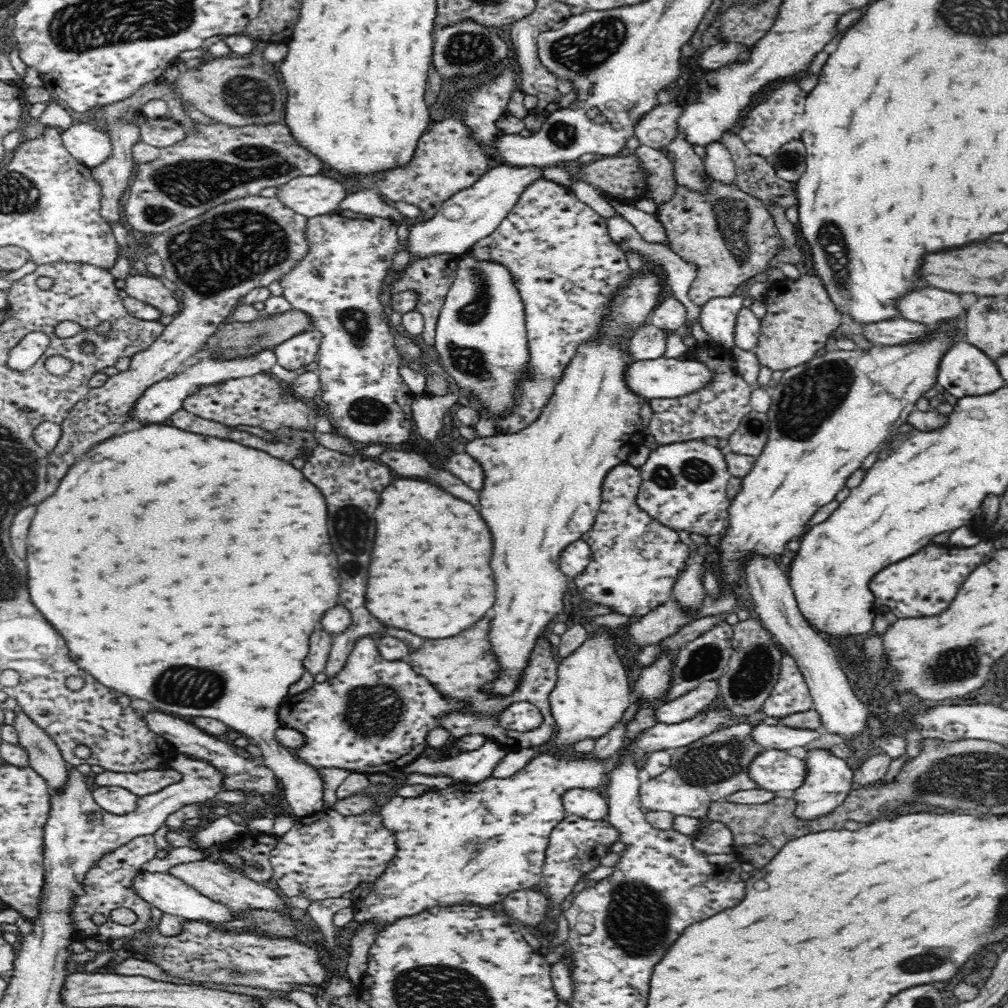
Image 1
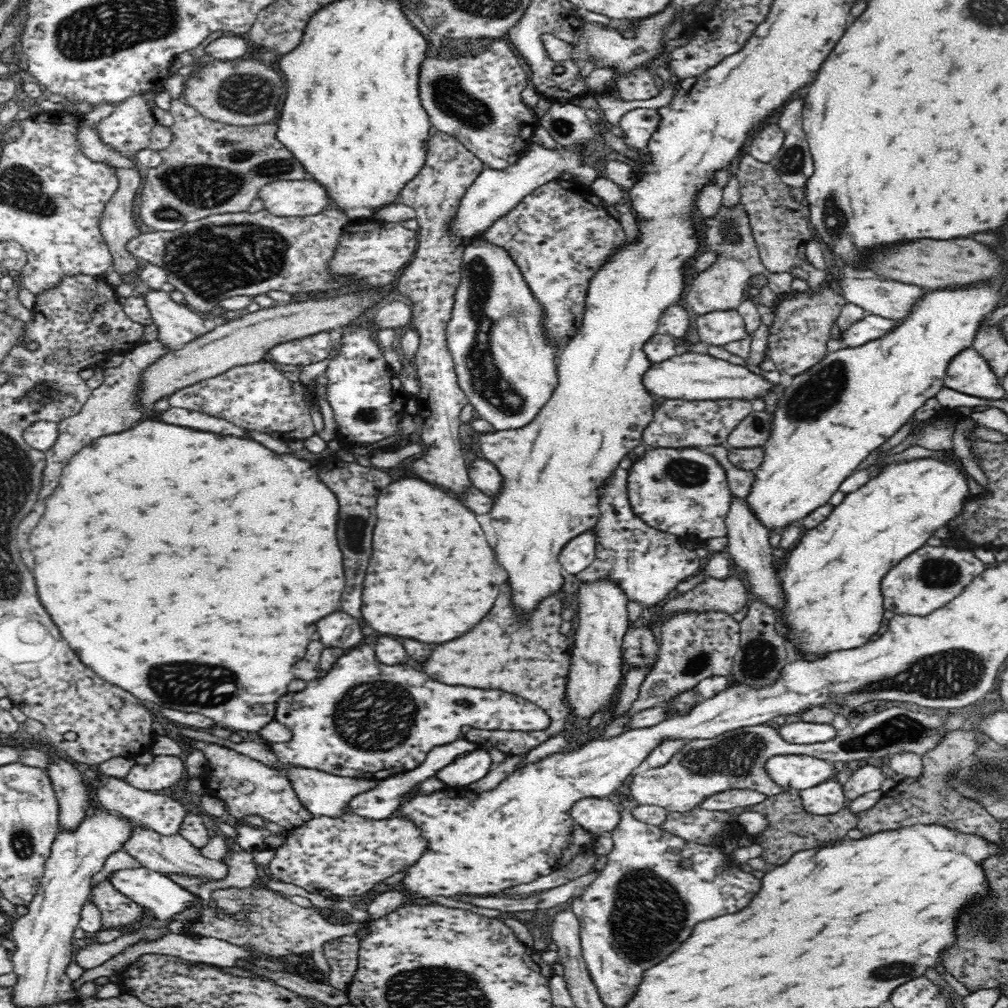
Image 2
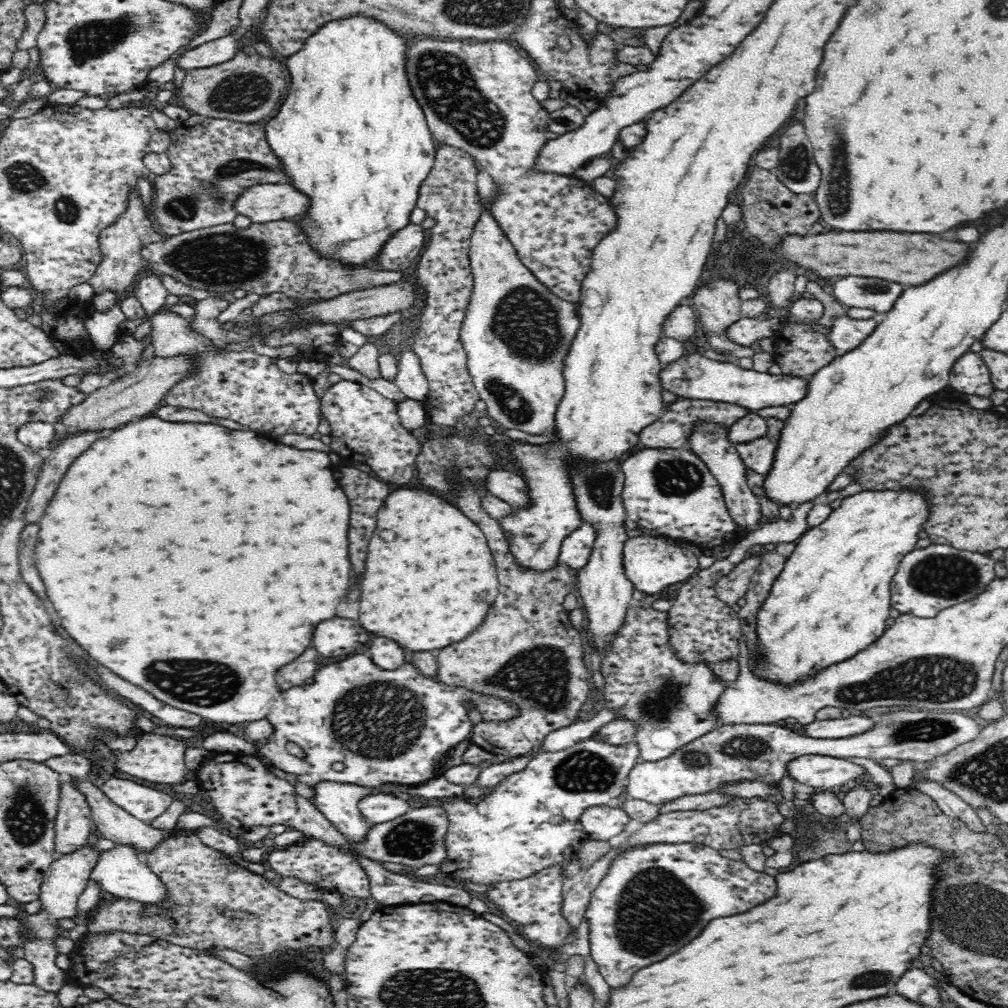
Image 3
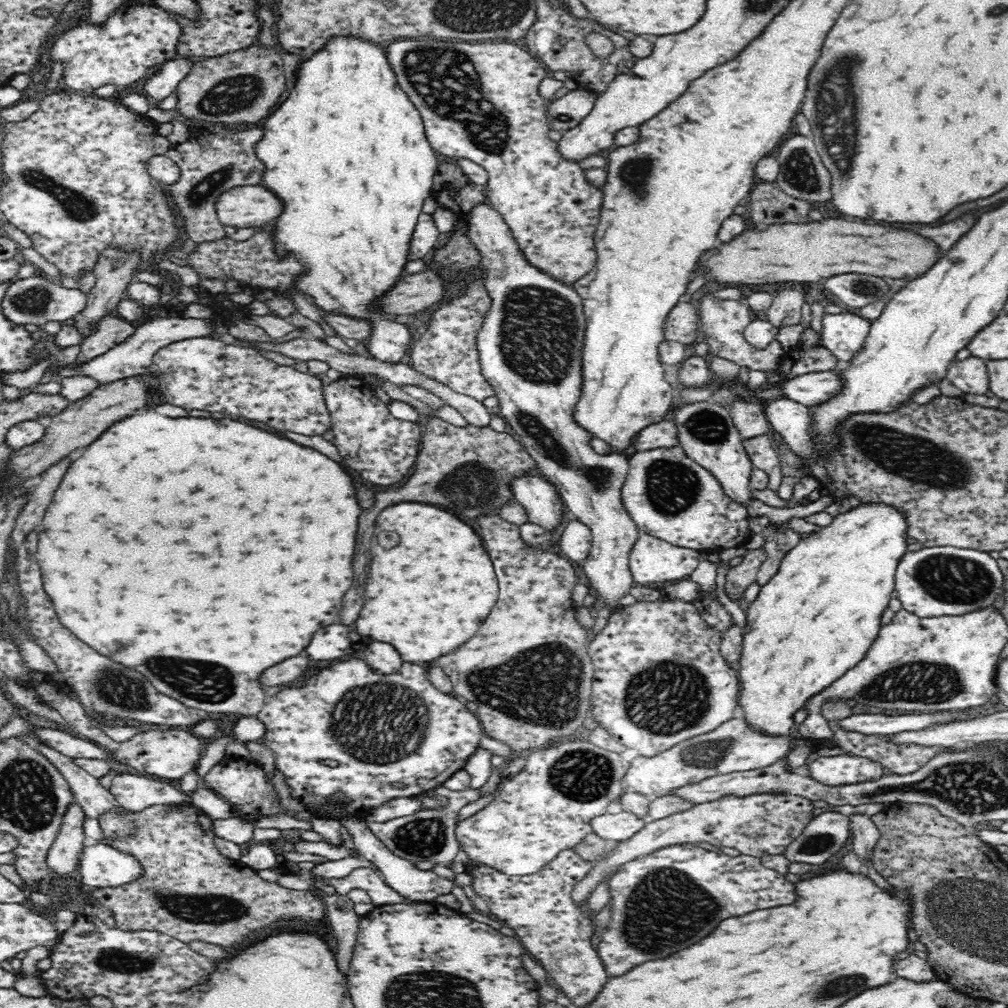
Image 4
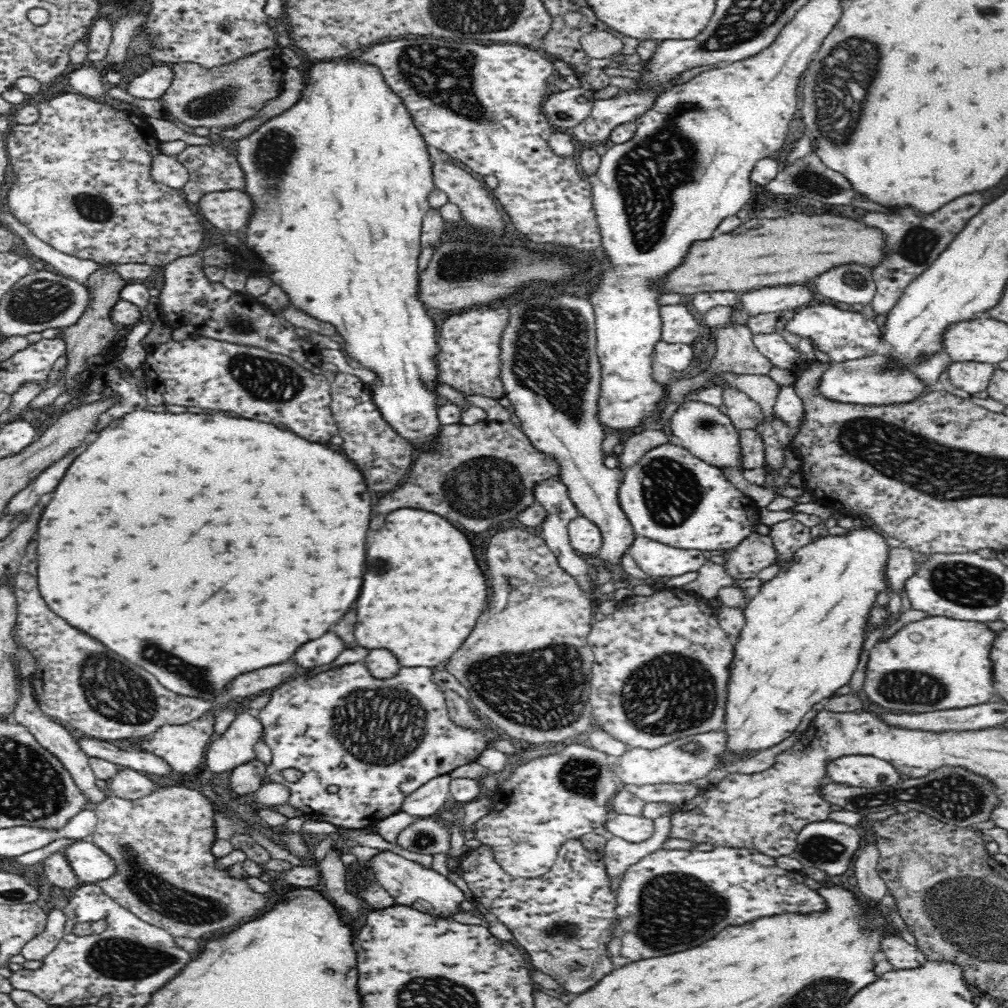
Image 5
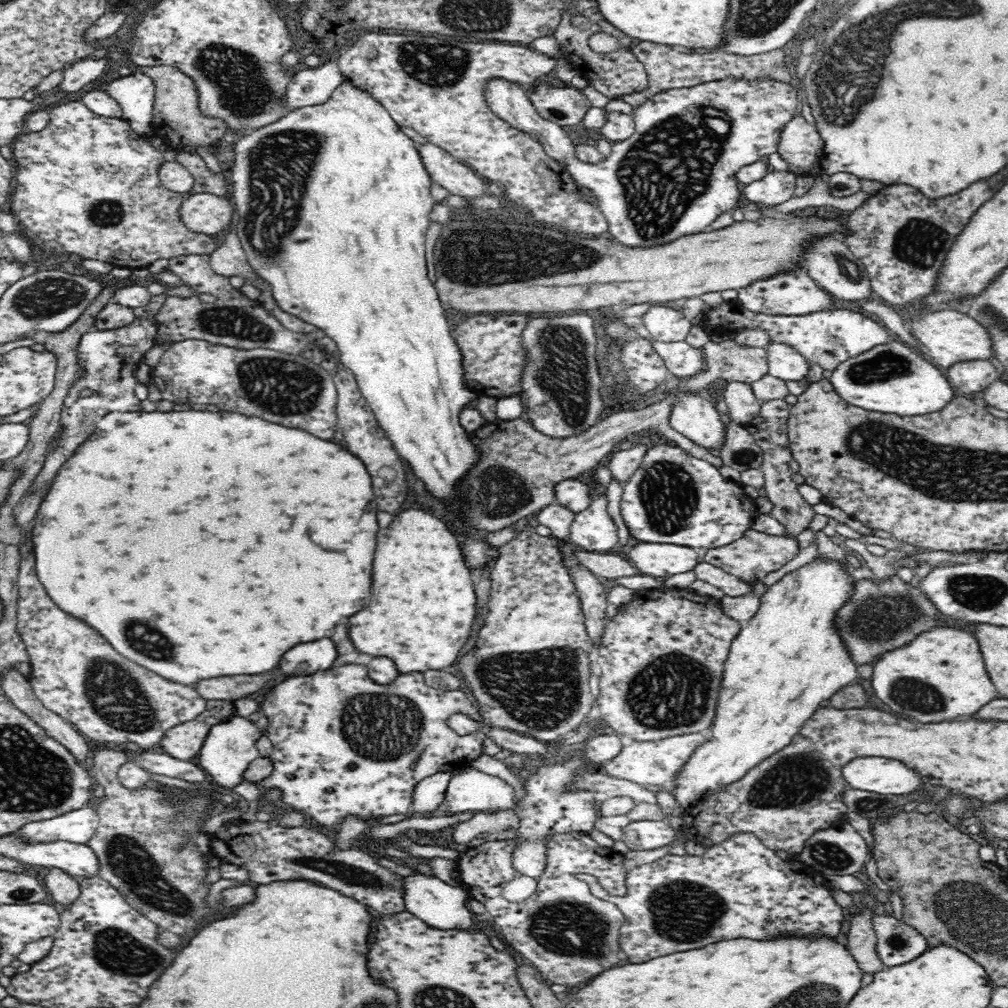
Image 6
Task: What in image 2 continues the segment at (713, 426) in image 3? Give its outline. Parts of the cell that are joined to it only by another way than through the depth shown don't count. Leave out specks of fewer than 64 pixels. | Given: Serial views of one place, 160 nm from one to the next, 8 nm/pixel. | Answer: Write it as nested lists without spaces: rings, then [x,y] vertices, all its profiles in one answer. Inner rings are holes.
[[[732,496],[726,515],[727,538],[730,555],[738,568],[742,568],[750,584],[750,595],[762,597],[770,605],[779,605],[779,596],[783,595],[780,578],[774,569],[775,558],[769,540],[769,528],[748,505],[746,497]]]

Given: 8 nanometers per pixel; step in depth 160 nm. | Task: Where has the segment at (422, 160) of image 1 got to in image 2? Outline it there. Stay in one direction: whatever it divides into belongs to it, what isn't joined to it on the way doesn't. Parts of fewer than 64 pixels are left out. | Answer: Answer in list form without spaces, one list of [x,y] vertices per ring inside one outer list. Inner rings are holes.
[[[436,132],[428,142],[426,164],[414,181],[406,185],[398,202],[416,211],[418,221],[418,248],[412,261],[401,274],[396,285],[398,292],[412,301],[413,318],[410,326],[419,336],[416,366],[420,377],[420,392],[416,396],[418,412],[424,423],[418,428],[425,454],[414,461],[412,472],[420,478],[442,486],[458,502],[466,504],[468,490],[474,486],[464,460],[458,427],[460,412],[470,404],[454,368],[454,355],[448,349],[446,330],[452,321],[455,295],[462,280],[463,252],[467,239],[454,233],[454,220],[460,202],[474,180],[486,168],[483,162],[453,136]]]

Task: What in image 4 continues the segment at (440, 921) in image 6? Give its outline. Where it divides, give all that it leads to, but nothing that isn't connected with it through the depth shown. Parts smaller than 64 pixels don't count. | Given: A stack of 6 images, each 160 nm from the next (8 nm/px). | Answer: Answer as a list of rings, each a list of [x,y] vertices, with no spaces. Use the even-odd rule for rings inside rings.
[[[352,816],[352,818],[340,820],[340,822],[343,827],[352,831],[354,849],[357,854],[362,854],[374,866],[373,868],[376,868],[386,886],[392,887],[402,898],[409,900],[409,902],[435,902],[434,900],[438,896],[450,894],[454,886],[460,886],[461,888],[471,886],[471,875],[468,872],[456,874],[454,880],[446,880],[432,869],[419,870],[413,862],[394,854],[379,838],[376,838],[368,827],[366,820],[357,820],[356,816]]]

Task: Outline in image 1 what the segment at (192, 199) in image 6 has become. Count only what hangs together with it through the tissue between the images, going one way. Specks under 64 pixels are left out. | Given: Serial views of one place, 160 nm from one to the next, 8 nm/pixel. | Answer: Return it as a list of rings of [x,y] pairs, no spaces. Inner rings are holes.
[[[326,176],[297,177],[278,187],[276,199],[306,218],[328,214],[346,198],[342,183]]]

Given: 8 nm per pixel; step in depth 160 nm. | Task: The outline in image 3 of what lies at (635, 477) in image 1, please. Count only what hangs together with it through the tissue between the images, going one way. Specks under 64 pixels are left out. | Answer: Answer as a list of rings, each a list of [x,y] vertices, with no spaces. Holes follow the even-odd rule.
[[[642,534],[630,537],[630,541],[626,542],[624,570],[635,589],[650,598],[671,585],[690,579],[699,570],[698,556],[686,548],[669,544],[662,538]]]

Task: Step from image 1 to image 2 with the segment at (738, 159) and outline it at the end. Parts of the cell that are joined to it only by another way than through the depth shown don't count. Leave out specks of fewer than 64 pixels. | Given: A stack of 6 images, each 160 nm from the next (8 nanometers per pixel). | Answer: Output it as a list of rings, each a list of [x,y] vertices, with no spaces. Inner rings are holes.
[[[744,154],[732,170],[740,183],[742,210],[748,215],[752,236],[757,242],[757,249],[763,265],[770,274],[791,274],[806,259],[806,244],[812,241],[814,230],[810,224],[810,203],[804,188],[794,188],[782,183],[775,168],[770,163],[760,162]]]

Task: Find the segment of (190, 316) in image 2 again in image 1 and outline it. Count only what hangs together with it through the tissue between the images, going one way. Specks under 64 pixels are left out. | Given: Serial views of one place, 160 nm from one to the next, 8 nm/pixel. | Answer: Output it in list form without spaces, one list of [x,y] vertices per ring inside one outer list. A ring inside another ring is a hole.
[[[130,272],[123,288],[129,297],[137,298],[160,311],[161,316],[176,316],[182,310],[181,301],[163,285],[159,278]]]

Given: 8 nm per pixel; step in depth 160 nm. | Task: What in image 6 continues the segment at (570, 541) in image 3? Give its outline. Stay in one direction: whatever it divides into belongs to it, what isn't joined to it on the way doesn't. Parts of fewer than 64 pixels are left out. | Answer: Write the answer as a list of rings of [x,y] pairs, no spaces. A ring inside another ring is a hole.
[[[599,465],[593,472],[593,494],[590,504],[575,513],[571,527],[572,543],[588,552],[606,553],[618,546],[618,524],[608,514],[608,484],[612,477],[607,465]]]

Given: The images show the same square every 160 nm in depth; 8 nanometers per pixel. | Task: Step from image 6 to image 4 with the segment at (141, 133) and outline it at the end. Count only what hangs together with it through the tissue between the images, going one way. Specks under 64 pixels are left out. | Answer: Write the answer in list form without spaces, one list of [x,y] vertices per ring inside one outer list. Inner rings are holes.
[[[175,59],[163,62],[154,74],[144,78],[142,92],[144,96],[156,98],[157,101],[164,100],[175,92],[177,84],[180,83],[190,72],[194,59]]]

